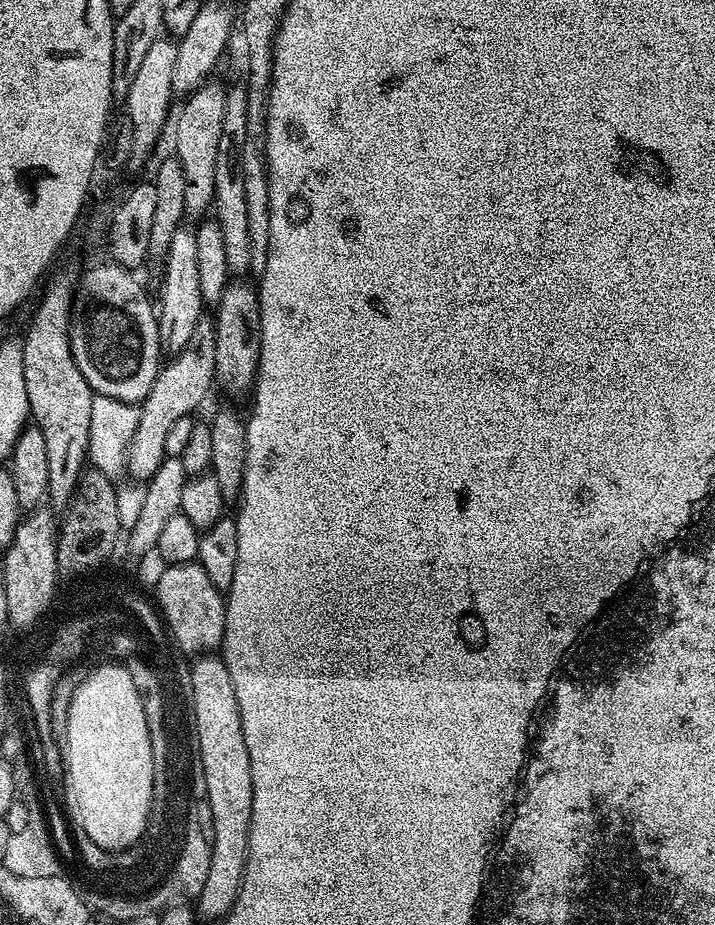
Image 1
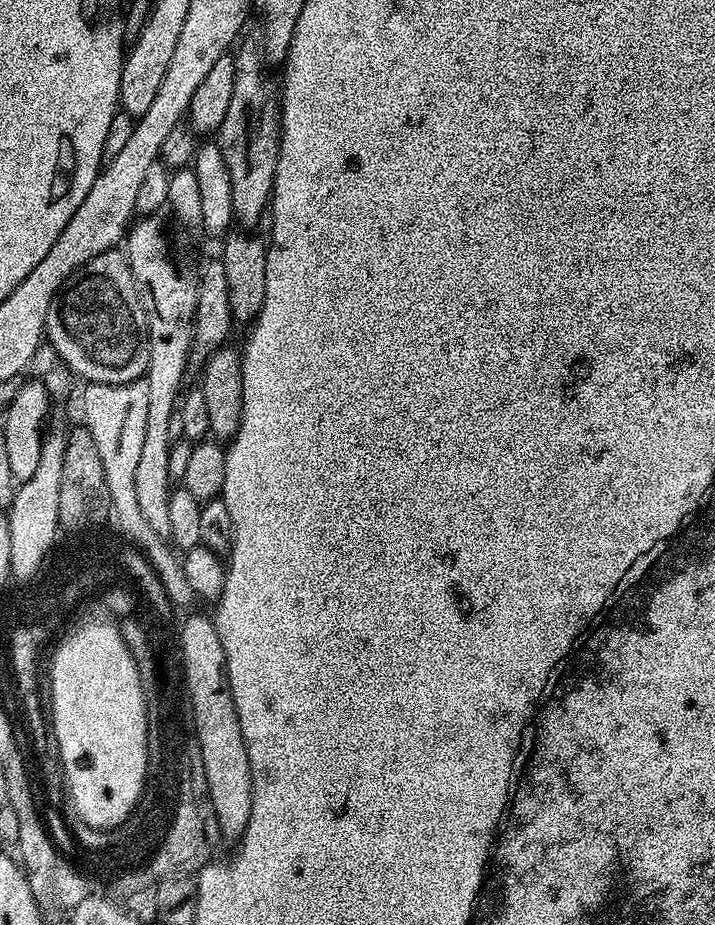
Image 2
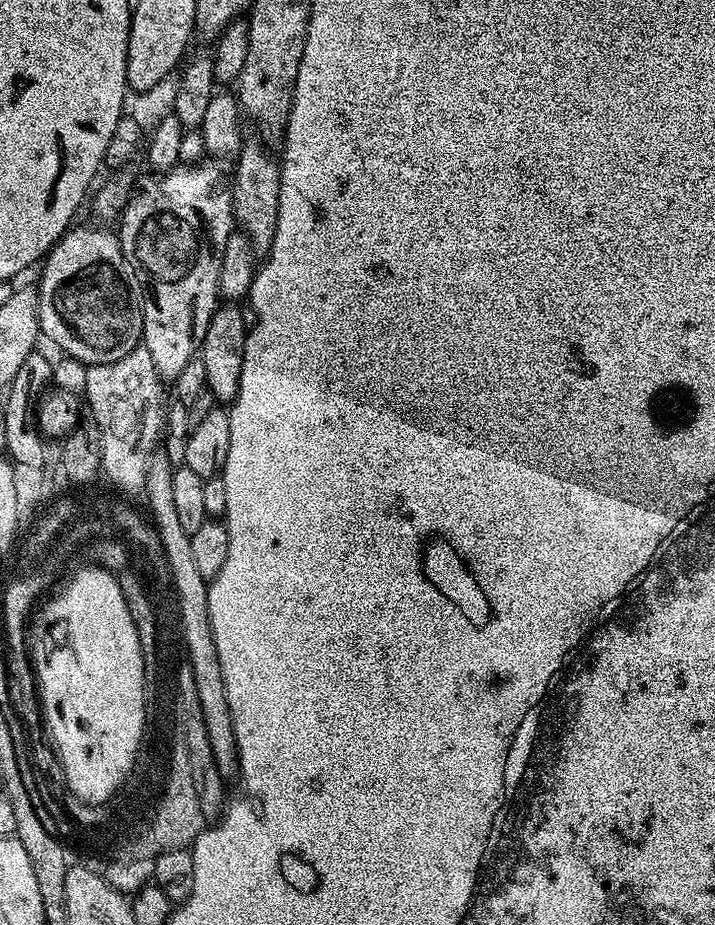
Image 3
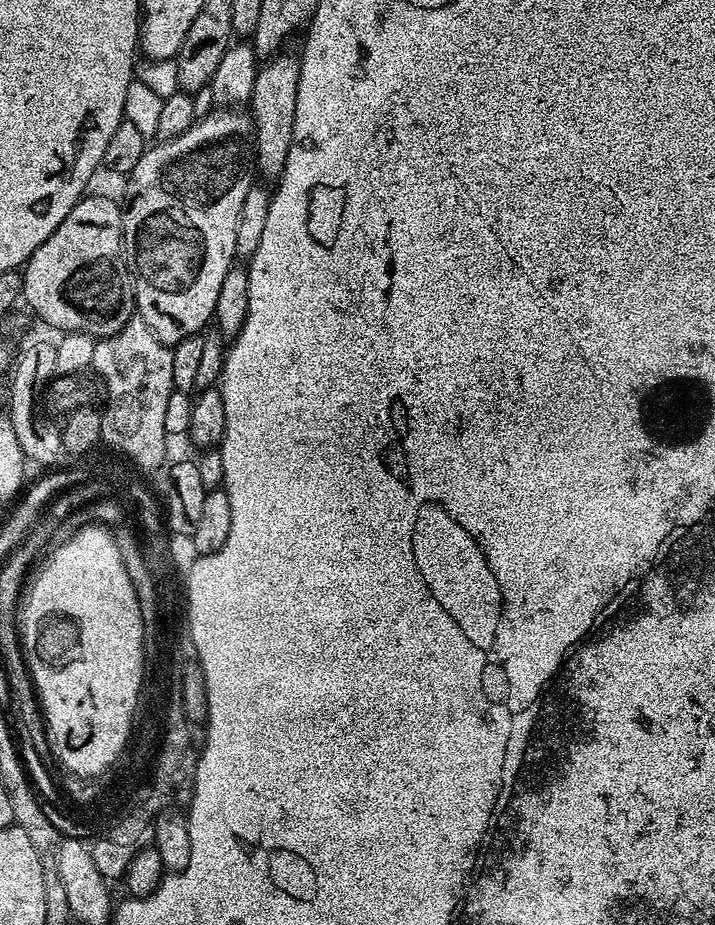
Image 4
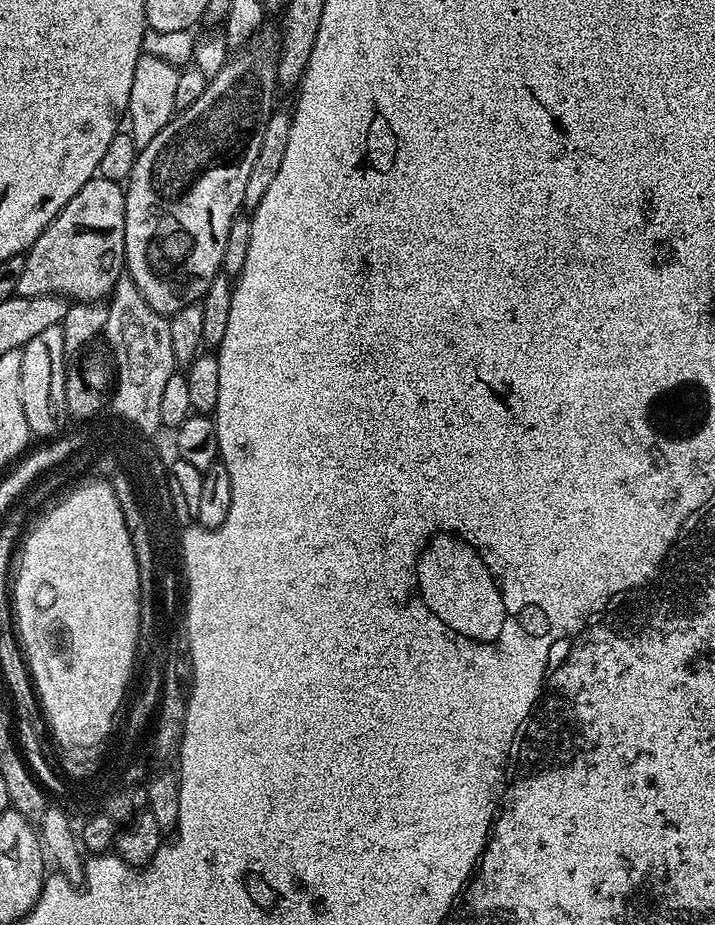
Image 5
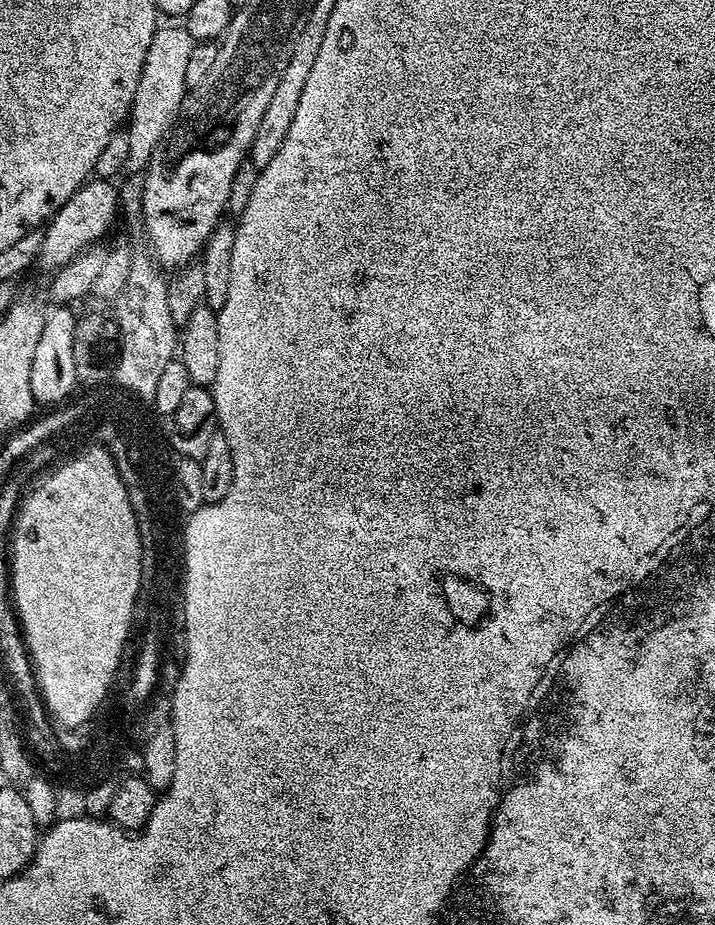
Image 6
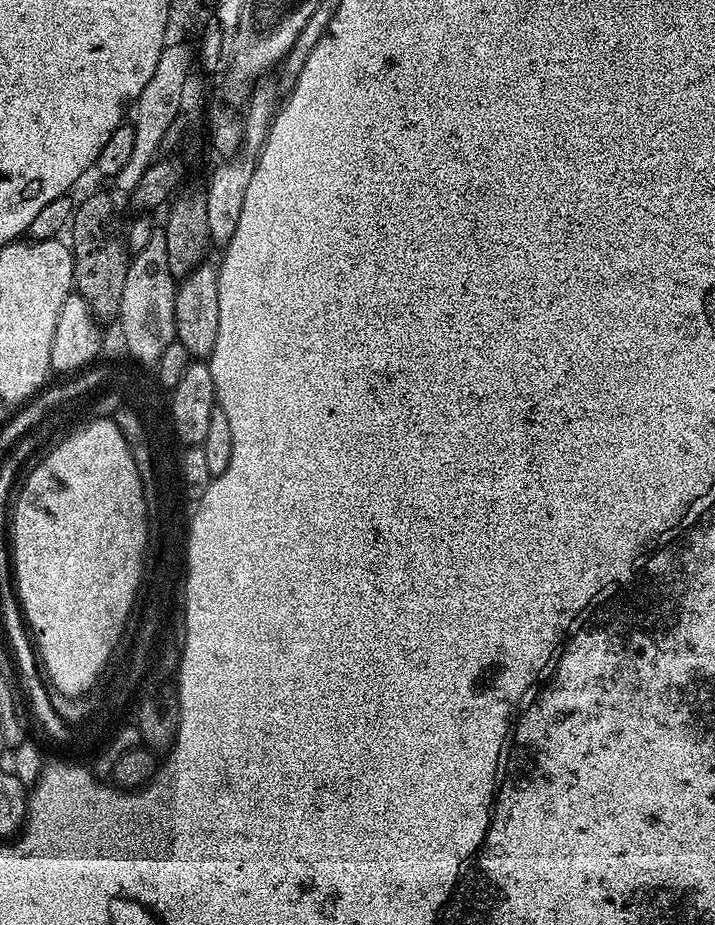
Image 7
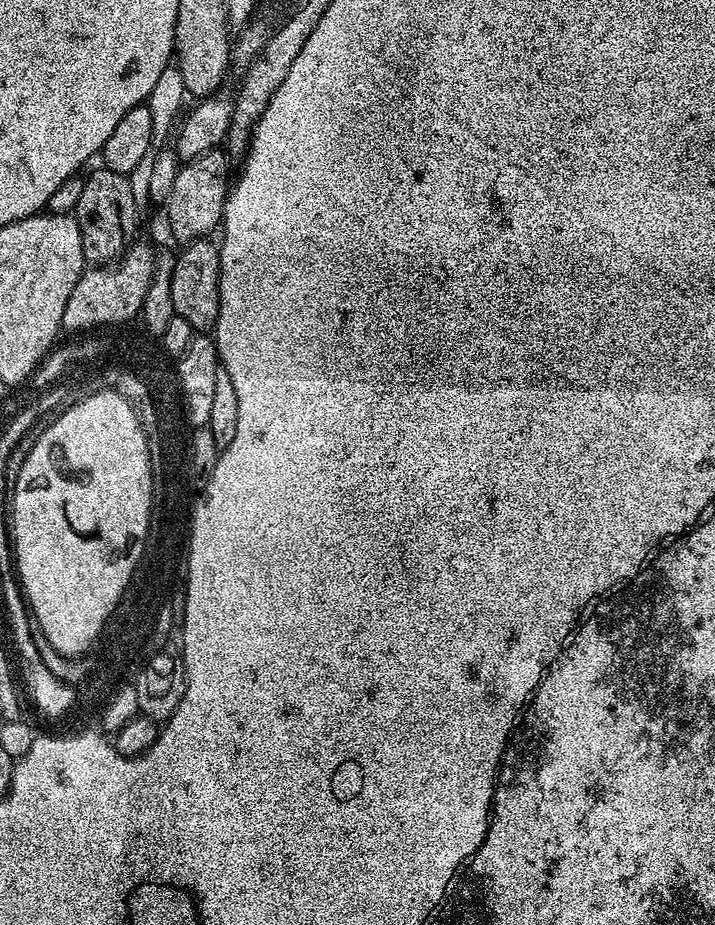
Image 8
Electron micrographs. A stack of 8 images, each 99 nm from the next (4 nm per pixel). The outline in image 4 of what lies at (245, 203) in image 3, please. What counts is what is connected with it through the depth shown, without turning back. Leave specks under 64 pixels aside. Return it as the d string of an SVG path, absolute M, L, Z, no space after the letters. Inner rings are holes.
M276 54L259 65L252 87L250 115L254 133L254 168L271 182L279 181L294 134L294 106L298 98L300 61L295 55Z

